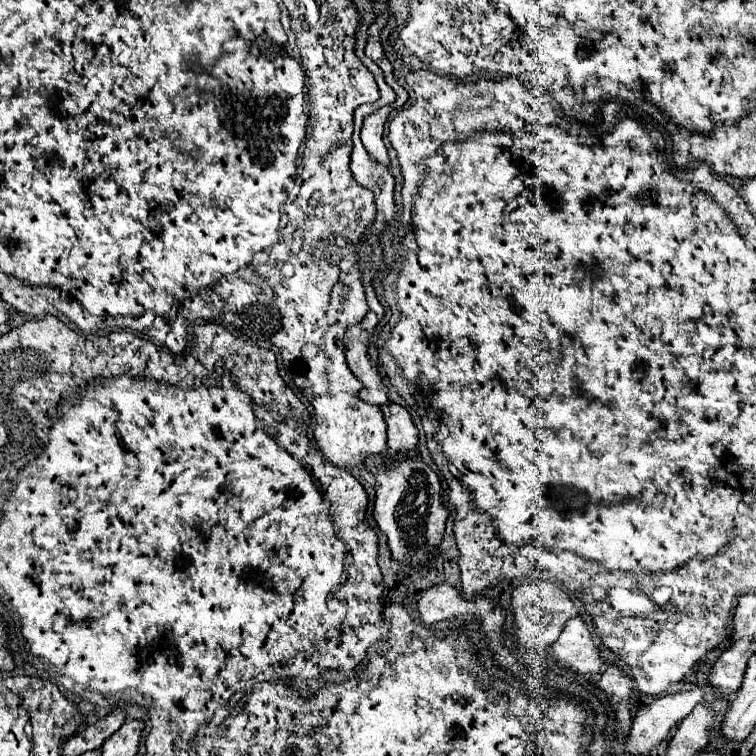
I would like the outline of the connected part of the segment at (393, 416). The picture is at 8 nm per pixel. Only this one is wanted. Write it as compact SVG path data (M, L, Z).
M386 403L380 407L388 425L388 447L400 457L414 457L418 443L418 429L412 423L410 413L398 403Z

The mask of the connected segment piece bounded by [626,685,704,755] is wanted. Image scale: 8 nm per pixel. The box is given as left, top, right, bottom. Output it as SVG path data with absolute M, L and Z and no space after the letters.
M694 685L690 691L680 691L680 693L656 697L656 699L650 701L648 705L644 705L644 707L636 713L636 717L634 717L634 721L632 721L632 729L630 729L630 733L628 733L628 745L626 745L628 753L632 753L632 755L644 755L644 753L652 751L652 749L668 735L668 731L670 731L676 723L680 723L682 719L686 719L686 717L692 713L692 709L694 709L702 699L704 699L702 687Z

